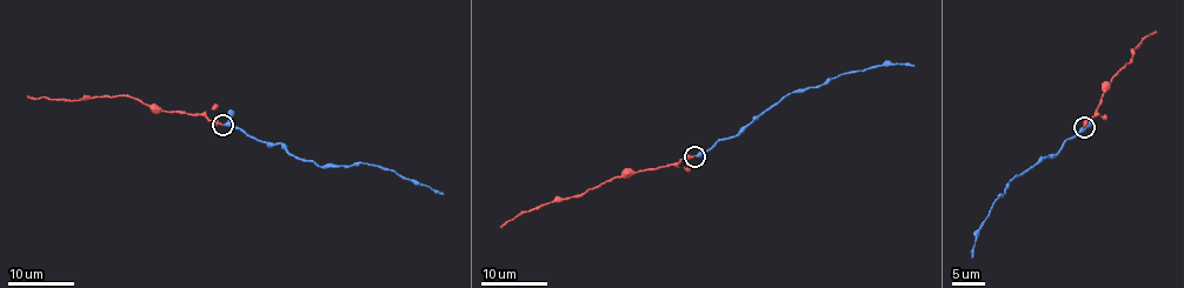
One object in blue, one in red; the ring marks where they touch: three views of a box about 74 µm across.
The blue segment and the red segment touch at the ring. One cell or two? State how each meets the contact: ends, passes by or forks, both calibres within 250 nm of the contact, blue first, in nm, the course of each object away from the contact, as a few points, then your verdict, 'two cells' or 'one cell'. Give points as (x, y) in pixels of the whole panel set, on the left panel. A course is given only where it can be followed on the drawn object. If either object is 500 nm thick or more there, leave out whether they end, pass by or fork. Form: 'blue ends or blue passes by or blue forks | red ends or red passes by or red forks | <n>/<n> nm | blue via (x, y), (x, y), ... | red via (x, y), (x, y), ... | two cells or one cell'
blue ends | red ends | 400/320 nm | blue via (223, 125), (281, 146), (320, 167), (361, 162), (381, 166), (444, 194) | red via (223, 125), (204, 116), (150, 109), (125, 96), (67, 100), (26, 96) | one cell

